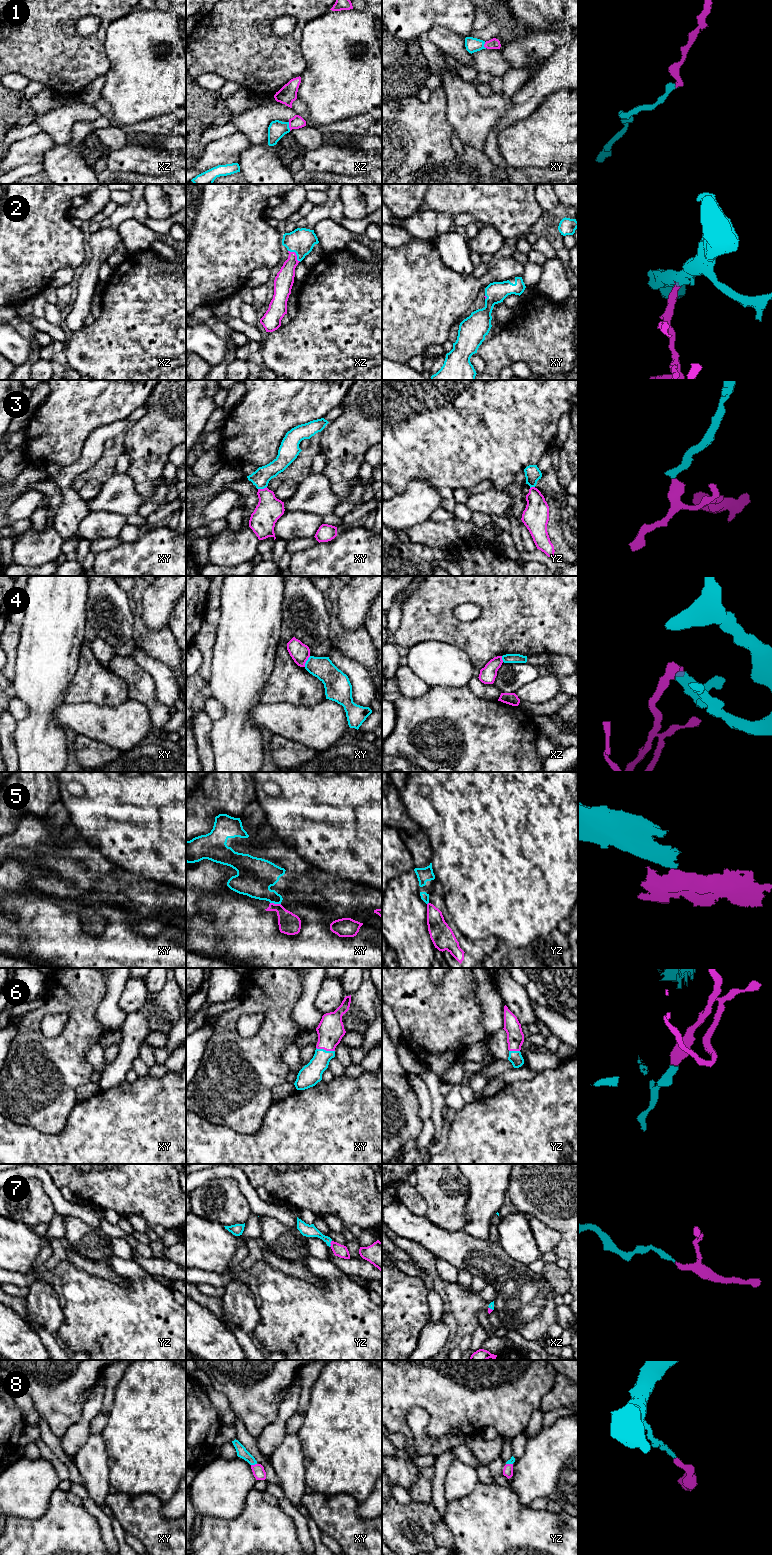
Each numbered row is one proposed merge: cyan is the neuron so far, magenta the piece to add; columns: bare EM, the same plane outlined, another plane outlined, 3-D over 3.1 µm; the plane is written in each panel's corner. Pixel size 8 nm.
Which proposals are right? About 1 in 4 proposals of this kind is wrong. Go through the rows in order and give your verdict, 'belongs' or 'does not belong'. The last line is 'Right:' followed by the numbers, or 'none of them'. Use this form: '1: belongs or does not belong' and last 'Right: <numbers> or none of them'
1: belongs
2: belongs
3: belongs
4: does not belong
5: does not belong
6: belongs
7: belongs
8: belongs
Right: 1, 2, 3, 6, 7, 8

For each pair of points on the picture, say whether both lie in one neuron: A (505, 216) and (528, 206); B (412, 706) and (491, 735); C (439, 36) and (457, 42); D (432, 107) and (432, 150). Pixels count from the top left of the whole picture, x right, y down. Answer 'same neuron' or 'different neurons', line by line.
A: same neuron
B: same neuron
C: same neuron
D: same neuron

